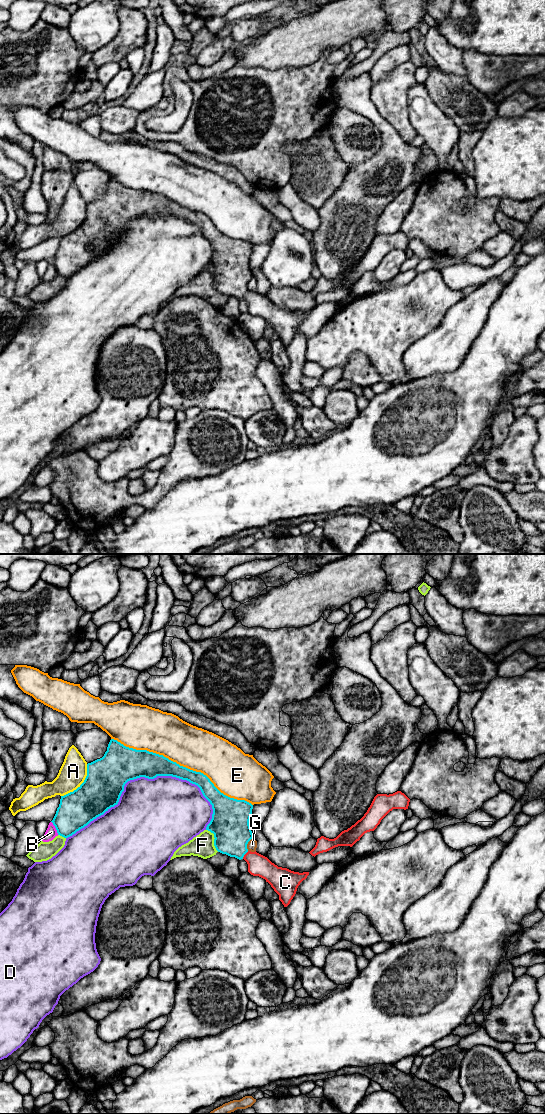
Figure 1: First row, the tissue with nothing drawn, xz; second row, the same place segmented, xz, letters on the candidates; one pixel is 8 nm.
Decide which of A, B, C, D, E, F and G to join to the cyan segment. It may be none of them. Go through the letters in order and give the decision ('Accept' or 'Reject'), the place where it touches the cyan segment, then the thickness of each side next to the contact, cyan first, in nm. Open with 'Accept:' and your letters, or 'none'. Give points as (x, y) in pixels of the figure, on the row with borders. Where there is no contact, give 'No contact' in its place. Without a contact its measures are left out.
Accept: C
A: Reject. Touches cyan at xz (81, 784). Thickness 320 nm (cyan) against 220 nm
B: Reject. Touches cyan at xz (55, 827). Thickness 300 nm (cyan) against 90 nm
C: Accept. Touches cyan at xz (244, 854). Thickness 300 nm (cyan) against 180 nm
D: Reject. Touches cyan at xz (137, 777). Thickness 320 nm (cyan) against 440 nm
E: Reject. Touches cyan at xz (182, 766). Thickness 200 nm (cyan) against 340 nm
F: Reject. Touches cyan at xz (214, 839). Thickness 300 nm (cyan) against 180 nm
G: Reject. Touches cyan at xz (247, 843). Thickness 300 nm (cyan) against 80 nm

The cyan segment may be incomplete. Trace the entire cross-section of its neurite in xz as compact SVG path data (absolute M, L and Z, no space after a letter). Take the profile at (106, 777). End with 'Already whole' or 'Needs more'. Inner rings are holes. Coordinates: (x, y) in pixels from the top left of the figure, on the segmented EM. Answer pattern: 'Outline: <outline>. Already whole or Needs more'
Outline: M111 739L104 756L87 764L87 776L84 782L73 792L61 796L59 807L51 822L55 826L58 835L68 838L97 817L103 815L111 807L117 805L128 781L140 777L154 779L157 776L172 776L197 785L203 796L212 805L212 819L206 830L214 834L216 850L239 860L244 859L248 864L248 872L251 875L265 879L279 895L279 900L284 907L290 904L298 886L307 878L309 872L299 873L278 867L267 857L247 849L248 842L253 838L249 825L253 805L245 800L237 800L224 795L203 773L180 766L163 755L147 750L129 748L117 740Z. Needs more

